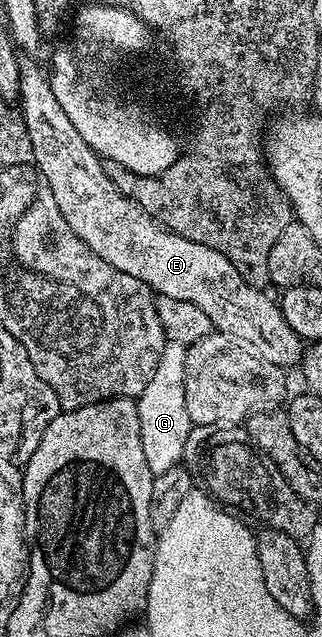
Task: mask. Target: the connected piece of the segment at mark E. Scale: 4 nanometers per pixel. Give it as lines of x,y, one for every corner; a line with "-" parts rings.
36,64
20,65
20,94
18,111
24,118
24,125
30,138
32,158
36,162
36,169
46,178
50,186
50,194
54,194
54,202
58,202
58,210
62,210
62,218
66,218
66,226
102,258
102,262
110,262
114,270
122,270
122,274
130,274
130,278
138,278
147,288
152,289
156,296
166,298
182,298
182,302
194,302
198,310
206,313
210,318
213,329
225,332
234,338
242,338
242,342
250,342
254,350
266,362
277,364
278,367
288,370
290,366
299,365
304,355
305,341
301,340
295,330
286,322
279,303
271,300
267,291
252,288
234,270
230,258
218,254
218,250
210,250
210,246
202,246
202,242
190,242
190,238
182,238
178,234
165,228
153,216
146,214
130,198
123,196
114,186
114,182
106,174
101,157
86,142
82,142
82,134
74,130
70,118
58,106
58,98
54,98
52,81
49,73
44,72

